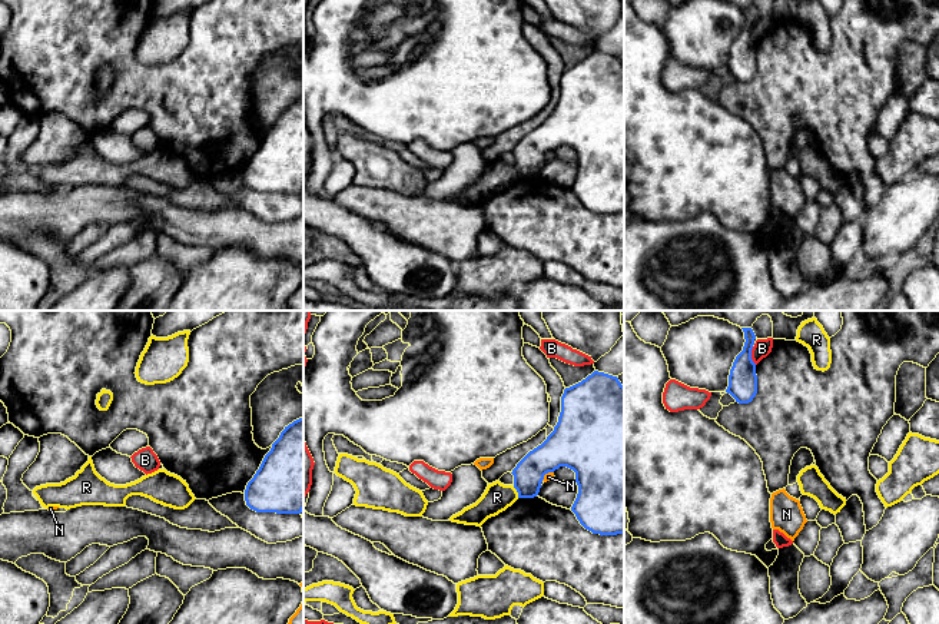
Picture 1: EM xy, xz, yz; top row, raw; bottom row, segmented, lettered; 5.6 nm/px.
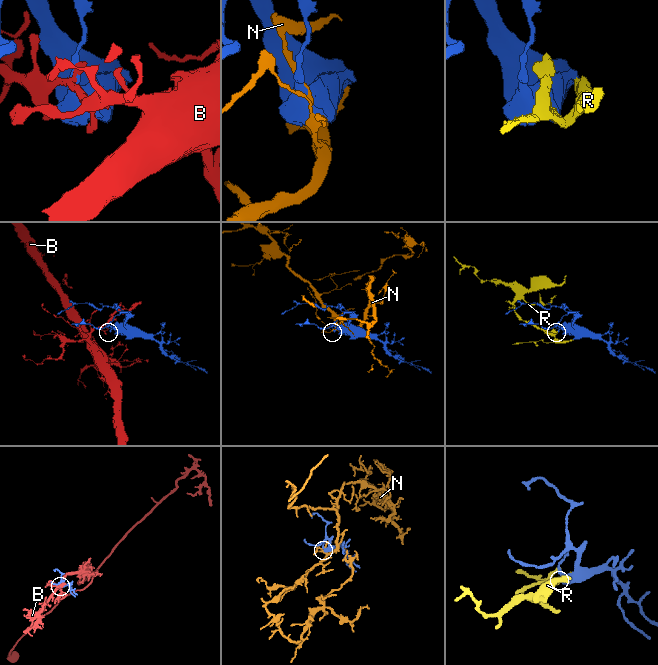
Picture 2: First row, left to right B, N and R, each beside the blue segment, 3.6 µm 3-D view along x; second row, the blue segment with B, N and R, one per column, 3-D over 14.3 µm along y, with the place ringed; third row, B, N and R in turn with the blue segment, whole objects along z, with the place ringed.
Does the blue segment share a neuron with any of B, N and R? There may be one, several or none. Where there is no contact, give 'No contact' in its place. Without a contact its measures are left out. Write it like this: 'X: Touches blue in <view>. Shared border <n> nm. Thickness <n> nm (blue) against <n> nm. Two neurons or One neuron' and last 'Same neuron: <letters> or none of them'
B: Touches blue in yz. Shared border 110 nm. Thickness 160 nm (blue) against 100 nm. Two neurons
N: Touches blue in xz. Shared border 90 nm. Thickness 300 nm (blue) against 50 nm. Two neurons
R: Touches blue in xz. Shared border 70 nm. Thickness 170 nm (blue) against 160 nm. Two neurons
Same neuron: none of them

